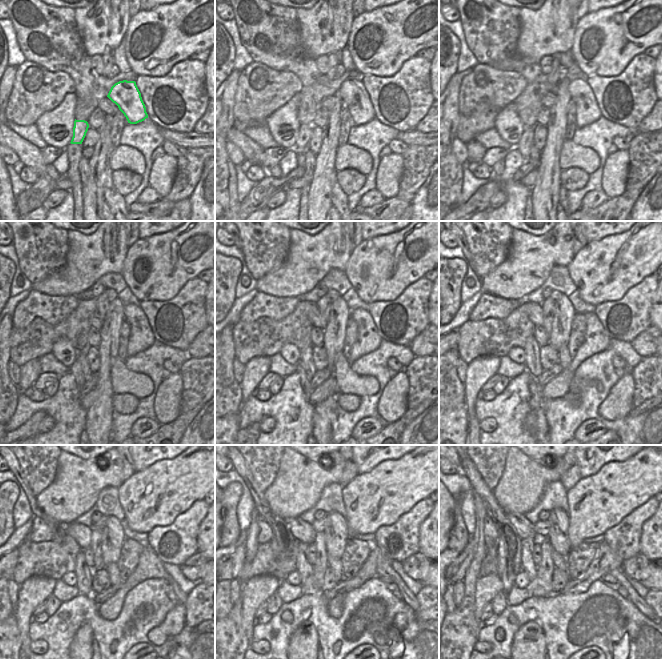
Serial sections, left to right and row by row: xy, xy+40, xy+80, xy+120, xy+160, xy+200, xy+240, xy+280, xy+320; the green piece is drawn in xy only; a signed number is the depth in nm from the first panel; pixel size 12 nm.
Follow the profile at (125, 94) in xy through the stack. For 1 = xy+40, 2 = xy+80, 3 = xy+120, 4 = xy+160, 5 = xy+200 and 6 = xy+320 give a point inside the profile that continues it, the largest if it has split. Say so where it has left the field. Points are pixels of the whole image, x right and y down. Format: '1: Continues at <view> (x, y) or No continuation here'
1: Continues at xy+40 (352, 93)
2: Continues at xy+80 (587, 111)
3: Continues at xy+120 (141, 337)
4: Continues at xy+160 (368, 339)
5: Continues at xy+200 (596, 338)
6: Continues at xy+320 (606, 561).

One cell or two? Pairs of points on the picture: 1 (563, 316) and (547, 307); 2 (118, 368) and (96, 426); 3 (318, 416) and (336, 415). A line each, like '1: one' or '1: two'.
1: two
2: two
3: two

